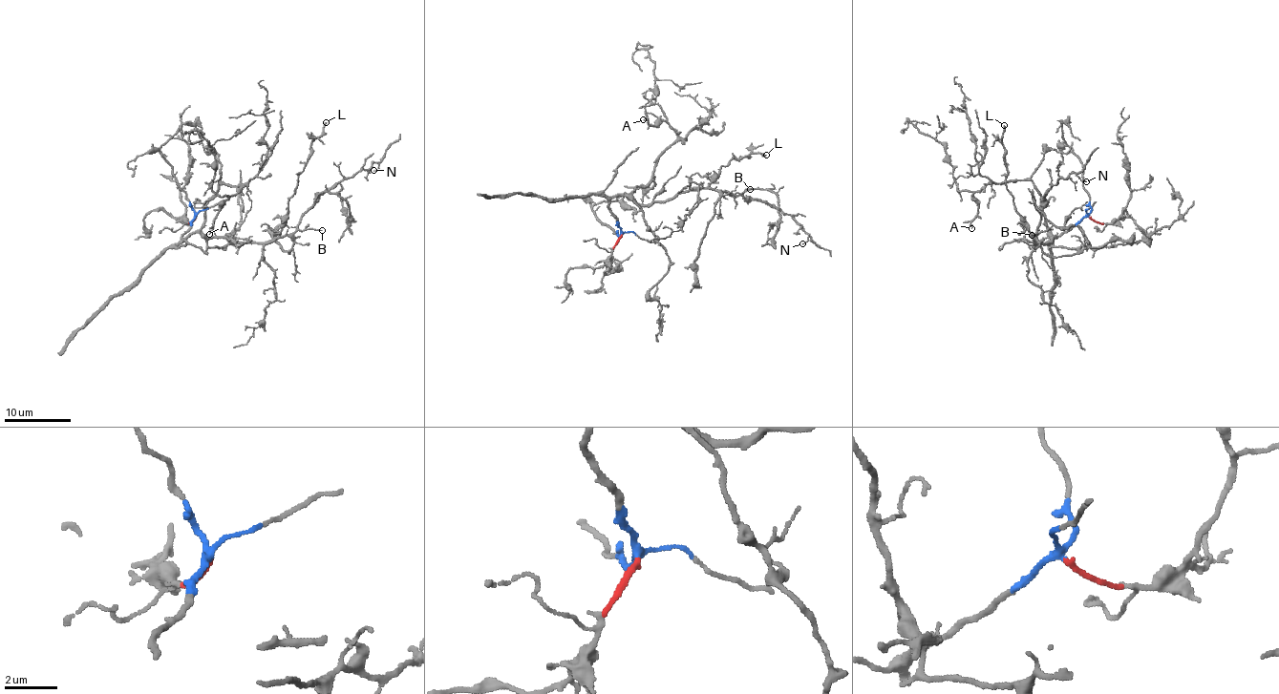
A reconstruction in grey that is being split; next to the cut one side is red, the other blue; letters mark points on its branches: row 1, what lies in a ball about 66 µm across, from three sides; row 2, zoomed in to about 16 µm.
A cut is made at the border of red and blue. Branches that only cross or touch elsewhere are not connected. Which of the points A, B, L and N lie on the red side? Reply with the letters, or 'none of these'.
none of these

